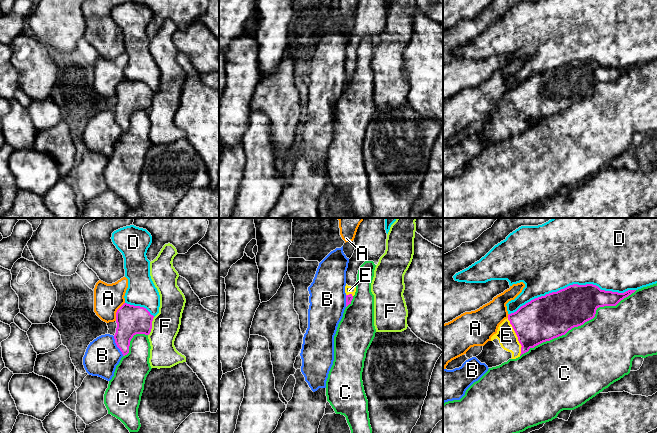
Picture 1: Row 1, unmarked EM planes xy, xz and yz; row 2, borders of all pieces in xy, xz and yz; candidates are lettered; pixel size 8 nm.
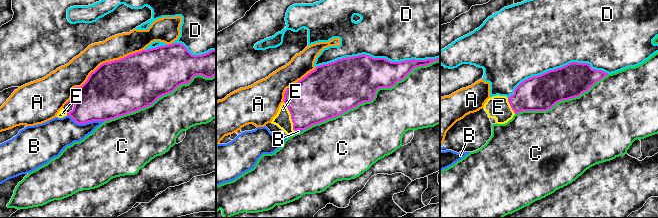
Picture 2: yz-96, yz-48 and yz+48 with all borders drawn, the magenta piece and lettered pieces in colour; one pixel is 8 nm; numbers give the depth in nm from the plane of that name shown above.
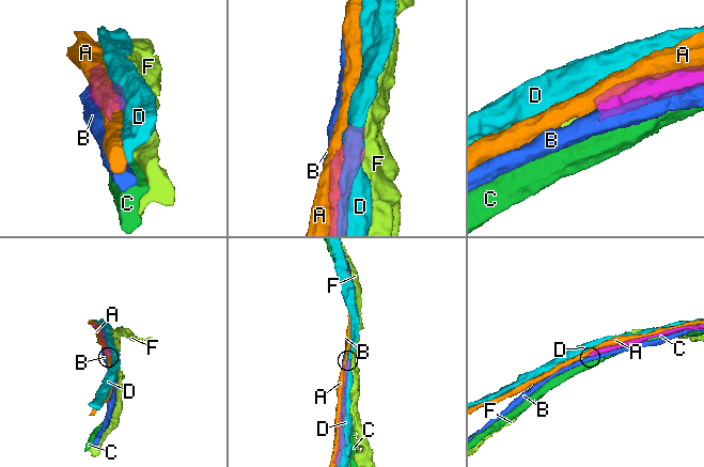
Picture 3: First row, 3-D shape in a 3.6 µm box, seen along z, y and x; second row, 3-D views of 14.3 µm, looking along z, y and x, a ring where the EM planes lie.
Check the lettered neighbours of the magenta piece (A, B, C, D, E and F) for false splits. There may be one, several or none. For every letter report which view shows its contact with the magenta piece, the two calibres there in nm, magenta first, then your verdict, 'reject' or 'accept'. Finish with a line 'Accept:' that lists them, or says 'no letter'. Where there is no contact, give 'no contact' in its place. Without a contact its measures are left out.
A: xy | 240/240 nm | reject
B: xy | 240/280 nm | reject
C: yz | 340/500 nm | reject
D: yz | 320/500 nm | reject
E: yz | 360/150 nm | accept
F: xy | 240/220 nm | reject
Accept: E

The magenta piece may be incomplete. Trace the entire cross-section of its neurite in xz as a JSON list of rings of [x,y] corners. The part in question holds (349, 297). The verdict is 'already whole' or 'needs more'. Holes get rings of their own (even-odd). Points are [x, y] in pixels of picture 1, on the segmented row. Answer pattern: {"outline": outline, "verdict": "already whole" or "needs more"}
{"outline": [[[364,218],[360,223],[355,238],[355,250],[349,259],[346,271],[346,307],[351,304],[356,292],[357,274],[365,261],[378,264],[386,250],[387,233],[384,218]]], "verdict": "needs more"}

